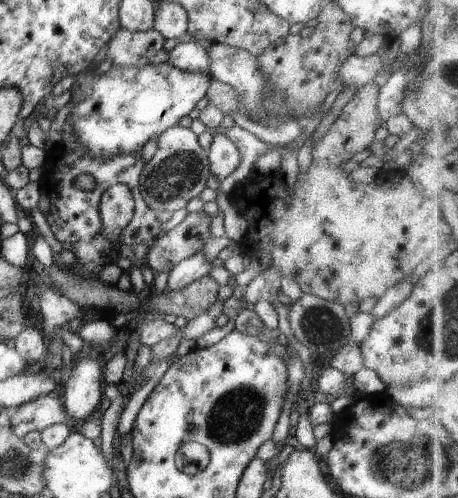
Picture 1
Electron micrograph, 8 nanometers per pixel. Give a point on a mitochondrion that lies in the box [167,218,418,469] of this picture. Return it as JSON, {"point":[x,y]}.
{"point":[237,415]}

